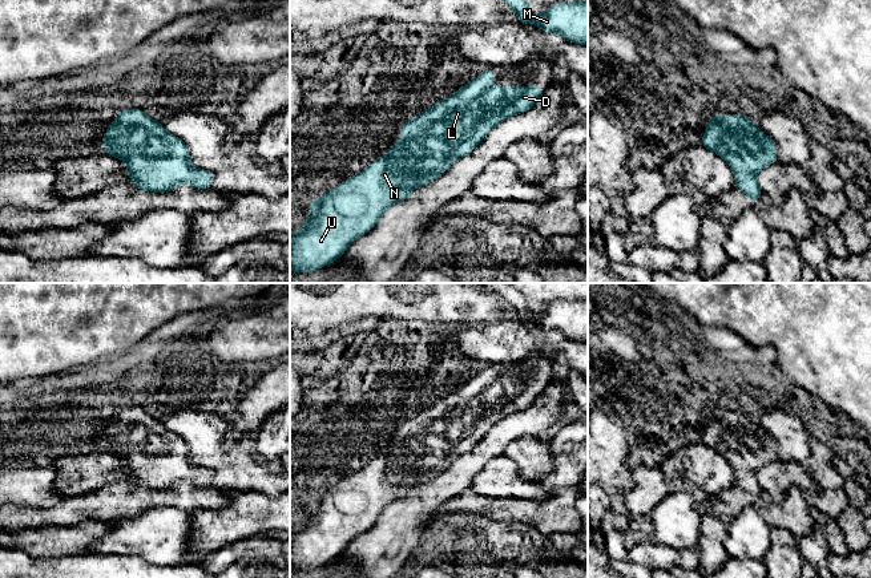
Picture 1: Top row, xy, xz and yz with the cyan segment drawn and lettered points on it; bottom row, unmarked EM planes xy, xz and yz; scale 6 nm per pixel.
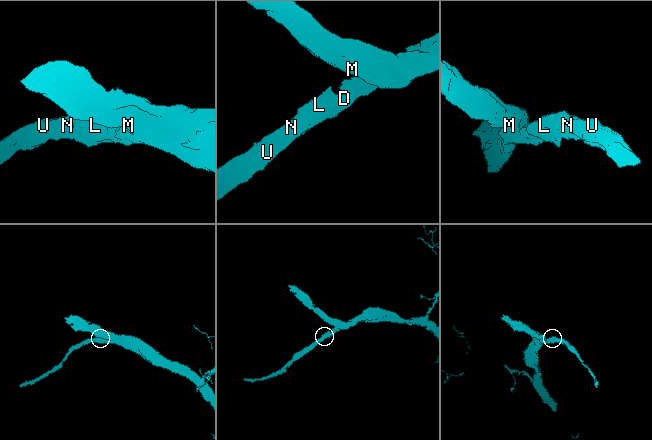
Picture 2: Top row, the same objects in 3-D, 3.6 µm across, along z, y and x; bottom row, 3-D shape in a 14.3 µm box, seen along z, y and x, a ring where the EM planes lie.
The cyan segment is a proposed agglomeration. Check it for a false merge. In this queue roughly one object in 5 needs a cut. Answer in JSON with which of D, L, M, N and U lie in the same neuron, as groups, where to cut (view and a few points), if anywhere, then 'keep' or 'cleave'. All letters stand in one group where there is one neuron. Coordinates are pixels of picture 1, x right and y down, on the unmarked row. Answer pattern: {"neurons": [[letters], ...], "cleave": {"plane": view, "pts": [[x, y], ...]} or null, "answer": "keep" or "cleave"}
{"neurons": [["D", "L", "M", "N", "U"]], "cleave": null, "answer": "keep"}

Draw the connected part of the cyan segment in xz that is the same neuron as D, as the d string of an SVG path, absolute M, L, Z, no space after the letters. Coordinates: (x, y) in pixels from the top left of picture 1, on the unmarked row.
M491 364L453 392L404 420L402 434L384 453L314 497L306 522L290 531L290 567L311 570L339 557L355 537L375 524L387 505L437 476L456 456L469 452L503 417L525 411L545 391L543 384L493 384L492 380Z

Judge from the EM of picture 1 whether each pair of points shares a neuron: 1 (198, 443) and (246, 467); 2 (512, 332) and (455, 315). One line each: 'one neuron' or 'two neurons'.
1: one neuron
2: two neurons

